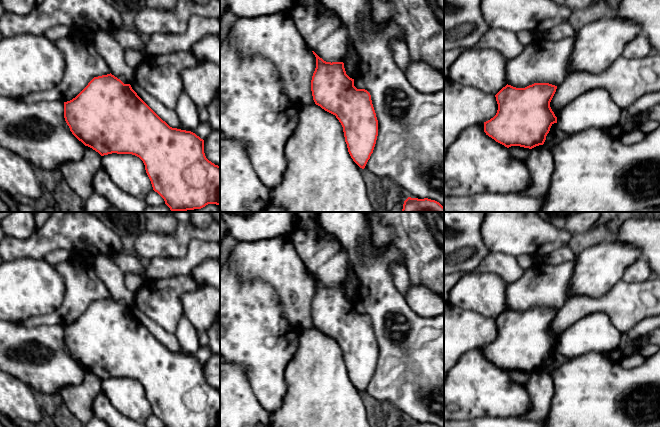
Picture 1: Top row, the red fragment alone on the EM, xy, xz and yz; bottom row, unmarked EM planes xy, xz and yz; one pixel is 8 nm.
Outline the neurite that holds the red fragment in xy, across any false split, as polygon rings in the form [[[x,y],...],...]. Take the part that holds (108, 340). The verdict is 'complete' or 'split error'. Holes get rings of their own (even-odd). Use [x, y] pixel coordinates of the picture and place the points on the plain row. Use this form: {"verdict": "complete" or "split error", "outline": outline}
{"verdict": "complete", "outline": [[[111,297],[94,301],[75,322],[64,326],[64,342],[72,358],[85,370],[92,372],[101,380],[117,377],[132,378],[139,381],[145,389],[145,394],[151,405],[153,414],[164,423],[165,427],[220,427],[220,390],[215,389],[206,382],[204,364],[191,355],[170,351],[137,319],[130,308],[124,308]]]}

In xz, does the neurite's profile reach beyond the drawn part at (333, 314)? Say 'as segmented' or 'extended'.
as segmented

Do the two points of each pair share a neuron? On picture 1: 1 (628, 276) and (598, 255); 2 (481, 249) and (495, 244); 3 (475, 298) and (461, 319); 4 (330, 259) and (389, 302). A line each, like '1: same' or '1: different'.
1: different
2: different
3: different
4: different

